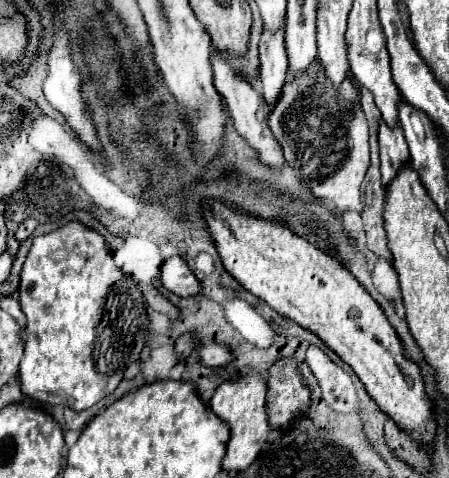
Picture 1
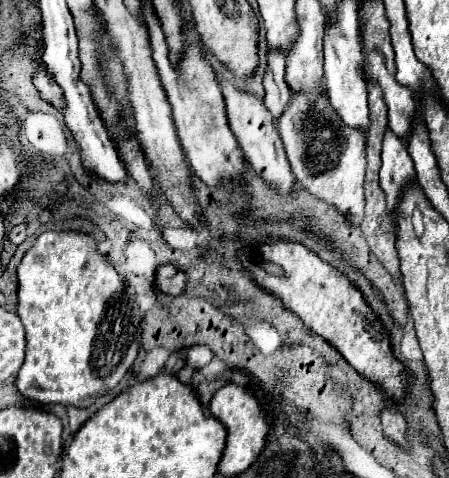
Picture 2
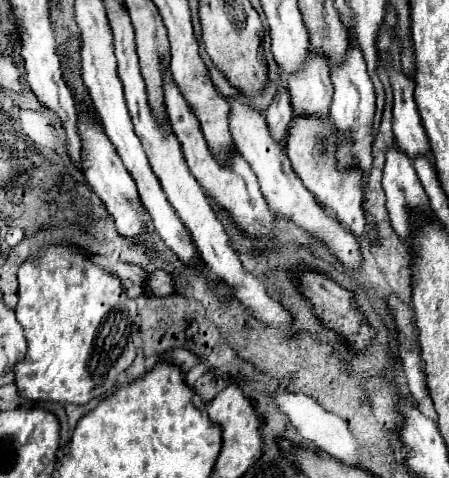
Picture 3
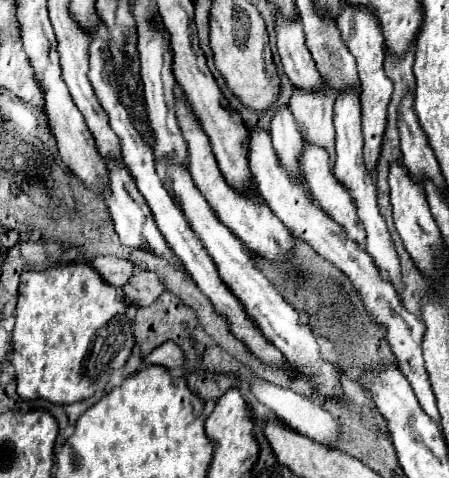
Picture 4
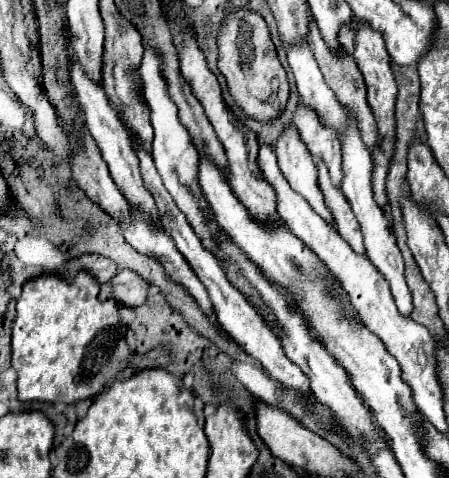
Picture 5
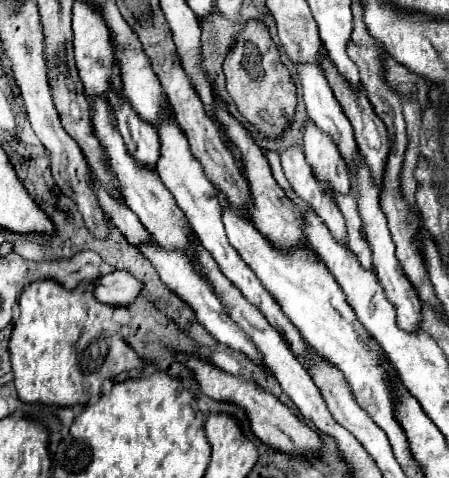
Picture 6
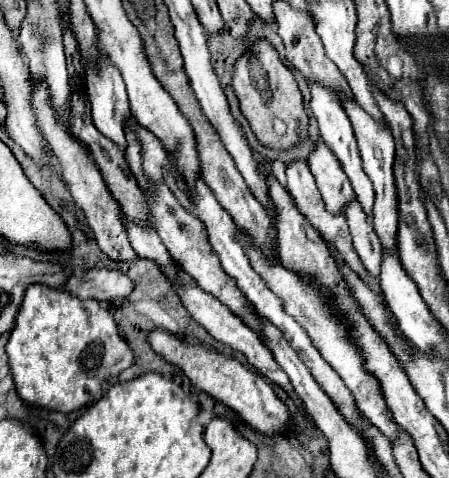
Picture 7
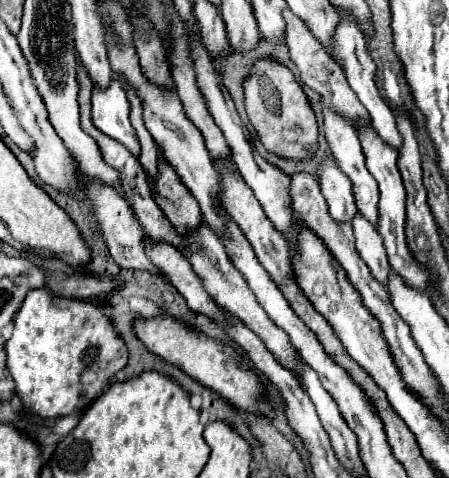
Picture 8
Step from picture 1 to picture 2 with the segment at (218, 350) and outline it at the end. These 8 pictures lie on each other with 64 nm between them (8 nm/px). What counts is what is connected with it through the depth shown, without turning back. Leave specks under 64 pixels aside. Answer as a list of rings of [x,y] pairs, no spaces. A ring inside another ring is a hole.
[[[192,346],[186,350],[186,362],[192,368],[202,368],[214,360],[214,352],[208,346]]]

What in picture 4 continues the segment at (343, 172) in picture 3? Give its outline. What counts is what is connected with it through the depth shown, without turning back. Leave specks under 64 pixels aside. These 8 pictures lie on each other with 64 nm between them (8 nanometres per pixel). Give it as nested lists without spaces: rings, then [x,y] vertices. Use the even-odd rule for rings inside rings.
[[[304,140],[298,164],[300,164],[300,174],[304,176],[304,182],[306,182],[308,190],[312,192],[316,204],[320,204],[320,208],[324,208],[324,212],[328,212],[328,216],[332,216],[348,232],[348,236],[352,236],[352,240],[358,240],[358,244],[364,244],[364,226],[362,226],[362,220],[358,218],[358,208],[354,204],[354,198],[348,196],[350,190],[344,188],[344,184],[340,184],[338,178],[332,174],[328,152],[324,148]]]

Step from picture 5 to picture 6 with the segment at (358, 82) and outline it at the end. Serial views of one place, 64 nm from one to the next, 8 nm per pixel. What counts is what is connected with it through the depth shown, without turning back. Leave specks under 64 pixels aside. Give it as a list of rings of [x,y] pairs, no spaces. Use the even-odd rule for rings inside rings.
[[[322,46],[322,50],[320,50],[320,68],[322,68],[322,72],[324,72],[324,76],[326,76],[326,80],[328,80],[330,88],[332,88],[332,92],[334,92],[334,96],[336,96],[336,100],[340,102],[342,110],[346,112],[346,116],[348,116],[348,120],[350,120],[352,128],[354,128],[354,138],[356,138],[356,142],[358,142],[360,152],[362,152],[362,154],[364,154],[364,158],[368,160],[368,166],[372,168],[372,174],[374,174],[376,186],[380,186],[382,172],[384,172],[384,160],[386,160],[386,156],[388,156],[388,134],[386,134],[384,122],[376,116],[376,112],[374,112],[372,104],[368,102],[364,84],[352,86],[352,84],[350,84],[350,82],[348,82],[340,72],[338,72],[336,64],[328,58],[328,52],[326,52],[326,48],[324,48],[324,46]]]

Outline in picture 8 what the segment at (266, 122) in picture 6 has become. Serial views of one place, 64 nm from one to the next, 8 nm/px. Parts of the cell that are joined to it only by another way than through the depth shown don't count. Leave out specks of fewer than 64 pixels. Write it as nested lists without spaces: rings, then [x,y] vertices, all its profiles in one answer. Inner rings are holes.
[[[260,58],[250,68],[248,76],[242,80],[242,88],[244,88],[246,114],[268,152],[300,160],[316,148],[316,138],[318,138],[316,116],[290,68],[286,68],[276,60]]]

